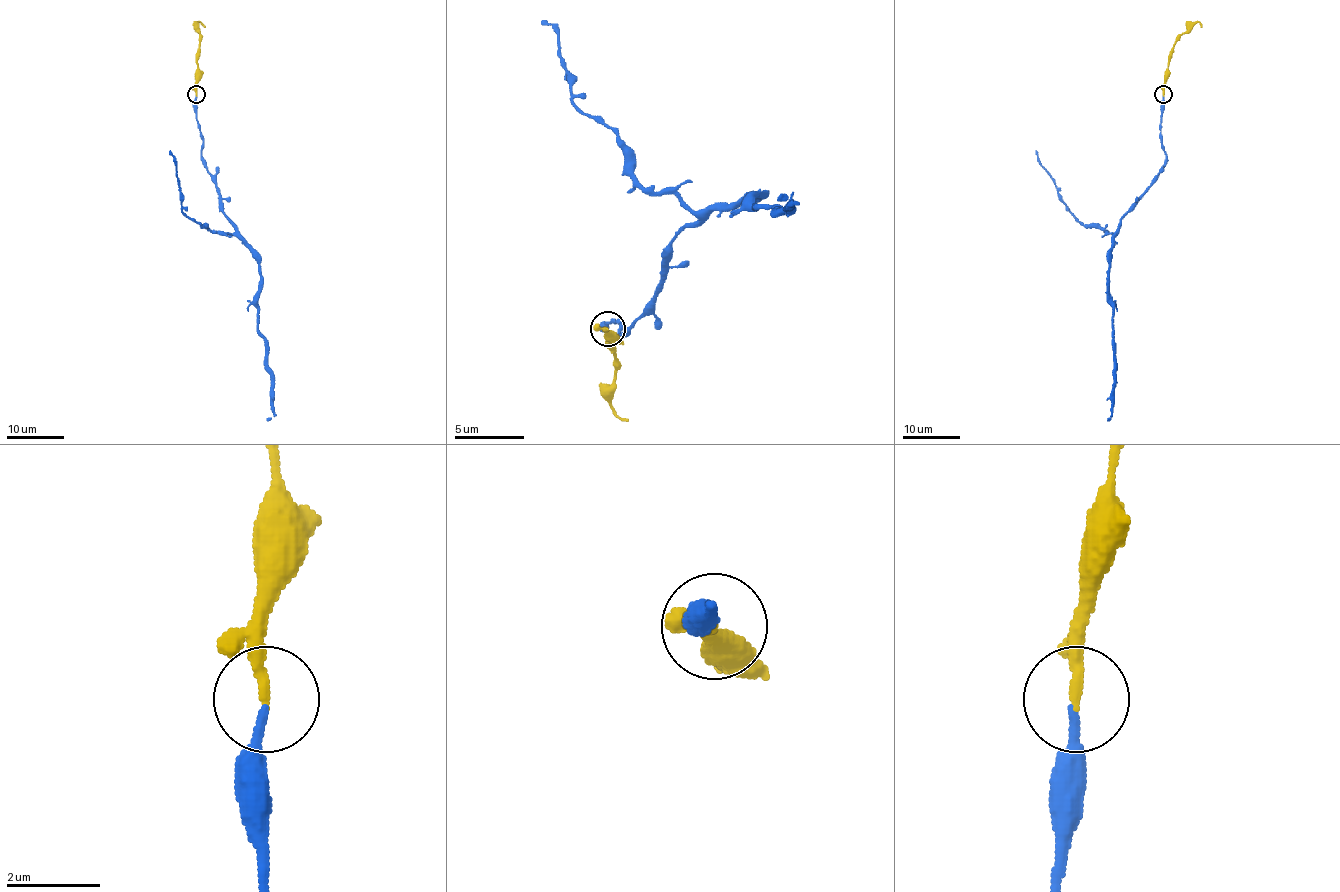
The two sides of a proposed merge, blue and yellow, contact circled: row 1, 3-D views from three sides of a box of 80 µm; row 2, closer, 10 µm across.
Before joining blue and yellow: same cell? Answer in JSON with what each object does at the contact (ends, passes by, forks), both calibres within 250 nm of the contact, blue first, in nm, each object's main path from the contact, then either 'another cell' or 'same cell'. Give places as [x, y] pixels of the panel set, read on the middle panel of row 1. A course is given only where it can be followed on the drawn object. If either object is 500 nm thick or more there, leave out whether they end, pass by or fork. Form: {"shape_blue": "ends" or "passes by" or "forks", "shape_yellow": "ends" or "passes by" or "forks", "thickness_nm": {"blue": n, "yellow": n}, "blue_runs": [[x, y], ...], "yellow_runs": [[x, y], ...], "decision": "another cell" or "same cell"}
{"shape_blue": "ends", "shape_yellow": "ends", "thickness_nm": {"blue": 180, "yellow": 240}, "blue_runs": [[606, 328], [620, 321], [620, 335], [655, 300], [683, 231], [755, 196], [793, 203], [776, 196]], "yellow_runs": [[606, 328], [613, 352], [610, 404], [627, 421]], "decision": "same cell"}

